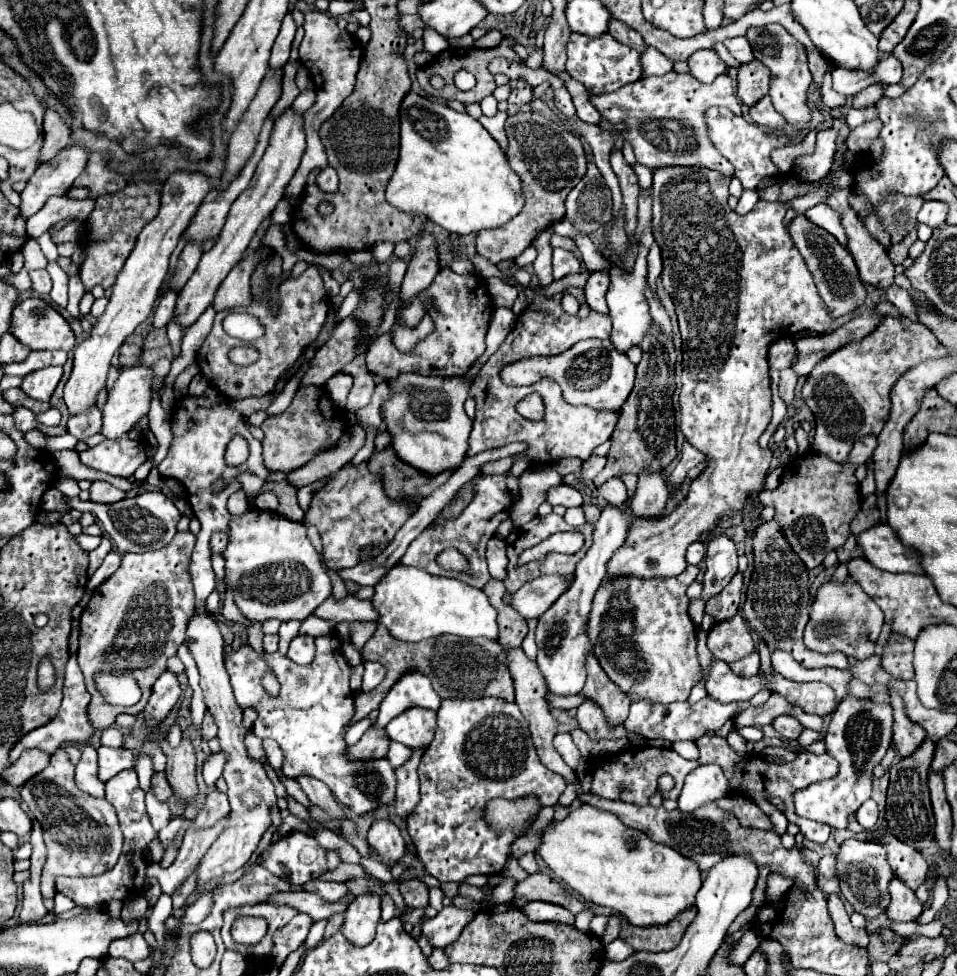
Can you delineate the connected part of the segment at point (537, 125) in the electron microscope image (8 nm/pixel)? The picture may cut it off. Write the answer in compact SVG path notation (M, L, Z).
M518 112L506 120L508 136L508 164L520 176L524 190L524 208L510 222L498 228L480 230L476 236L476 252L498 264L502 260L518 258L532 240L544 232L548 226L564 218L564 200L568 192L582 180L586 174L586 156L580 140L568 132L562 124L536 114L536 112Z

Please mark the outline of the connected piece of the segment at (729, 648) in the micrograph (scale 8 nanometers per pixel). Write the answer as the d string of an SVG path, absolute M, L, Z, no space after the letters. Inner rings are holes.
M736 614L728 620L716 622L708 632L708 650L714 658L724 660L726 664L736 662L754 652L754 640L748 624Z

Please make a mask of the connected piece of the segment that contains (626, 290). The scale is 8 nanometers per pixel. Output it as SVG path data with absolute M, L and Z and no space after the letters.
M640 246L636 264L632 272L624 272L620 266L612 266L610 270L610 286L606 292L606 304L608 304L608 314L612 318L612 334L610 340L616 346L616 350L620 352L628 352L630 348L638 346L644 336L650 332L652 326L652 316L650 316L650 308L648 308L648 300L644 296L646 290L646 254L648 250Z

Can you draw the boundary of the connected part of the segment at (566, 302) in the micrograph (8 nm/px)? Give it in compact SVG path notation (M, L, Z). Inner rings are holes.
M564 294L561 299L561 306L565 313L569 315L576 315L580 308L580 303L572 295Z

